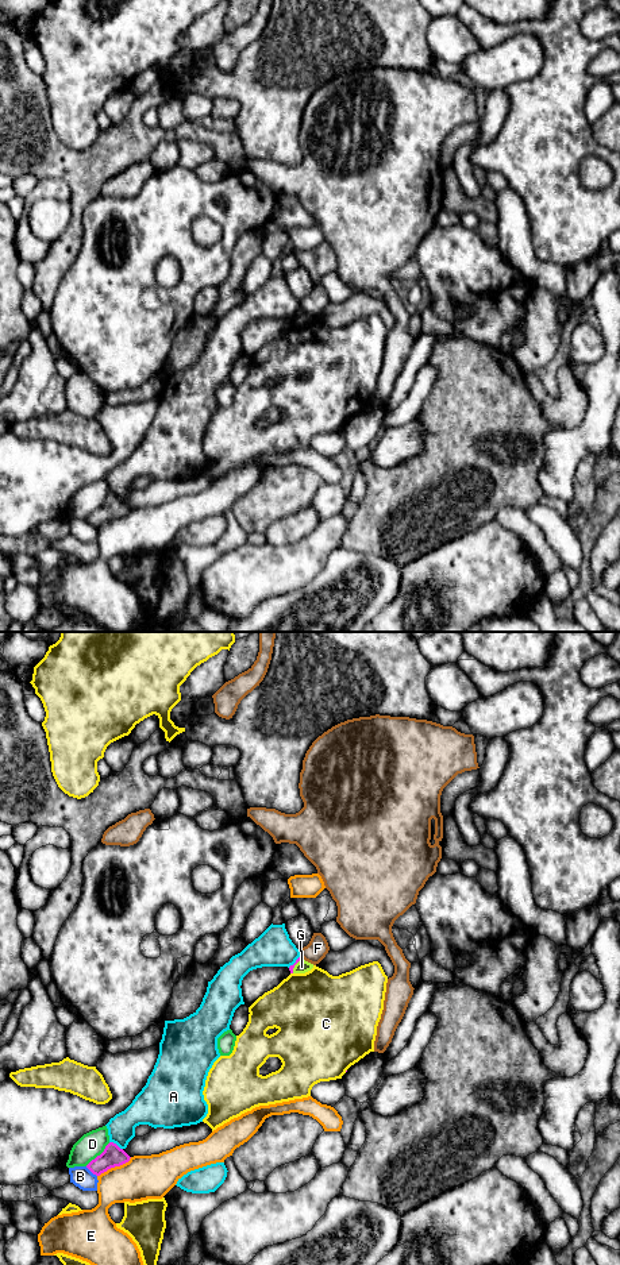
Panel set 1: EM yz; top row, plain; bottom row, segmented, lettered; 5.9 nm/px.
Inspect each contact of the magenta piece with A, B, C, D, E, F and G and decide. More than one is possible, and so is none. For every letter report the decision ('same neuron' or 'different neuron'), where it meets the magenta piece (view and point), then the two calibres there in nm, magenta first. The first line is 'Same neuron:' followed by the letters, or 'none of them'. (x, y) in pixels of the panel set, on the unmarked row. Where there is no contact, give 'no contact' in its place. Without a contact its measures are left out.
Same neuron: none of them
A: different neuron; contact yz (115, 496); calibres 130 and 160 nm
B: different neuron; contact yz (91, 523); calibres 130 and 120 nm
C: different neuron; no contact
D: different neuron; contact yz (97, 508); calibres 130 and 150 nm
E: different neuron; contact yz (114, 519); calibres 130 and 260 nm
F: different neuron; contact yz (301, 309); calibres 30 and 120 nm
G: different neuron; contact yz (295, 316); calibres 30 and 80 nm

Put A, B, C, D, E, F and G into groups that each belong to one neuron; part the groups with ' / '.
A / B / C / D / E / F / G

